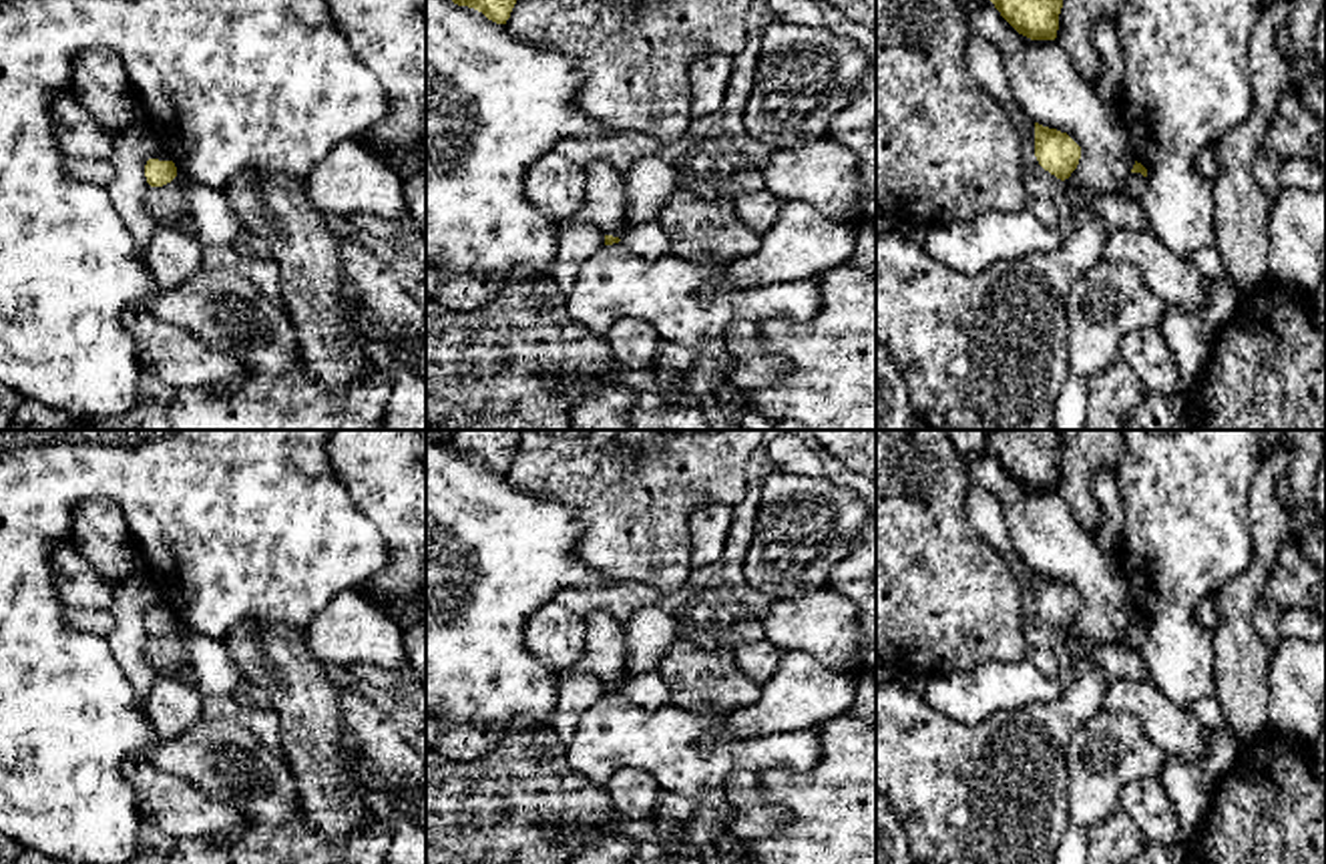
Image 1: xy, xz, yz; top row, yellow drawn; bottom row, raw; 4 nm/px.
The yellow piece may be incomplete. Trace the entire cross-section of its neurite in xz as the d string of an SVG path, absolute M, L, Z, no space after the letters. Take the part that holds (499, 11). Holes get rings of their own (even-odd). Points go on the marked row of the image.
M452 0L452 2L458 6L474 8L496 24L506 24L516 4L516 0Z

